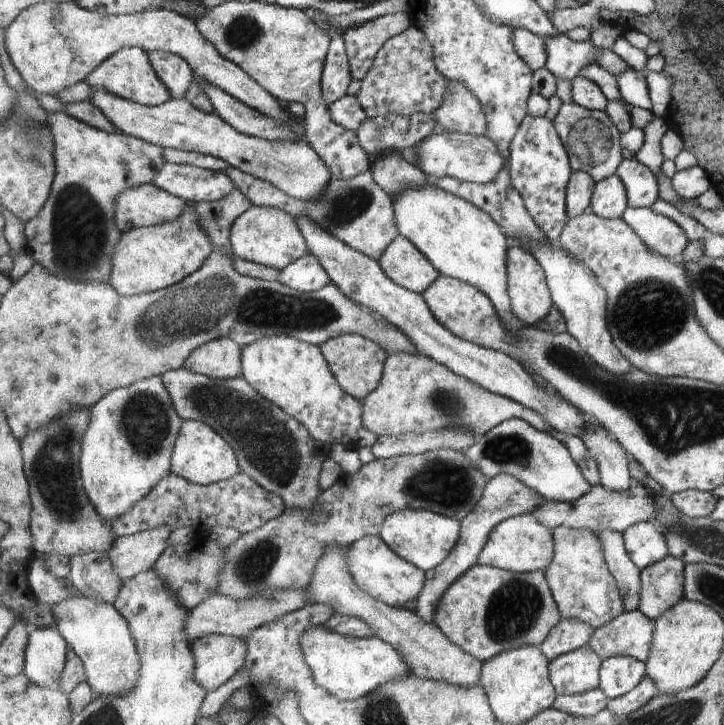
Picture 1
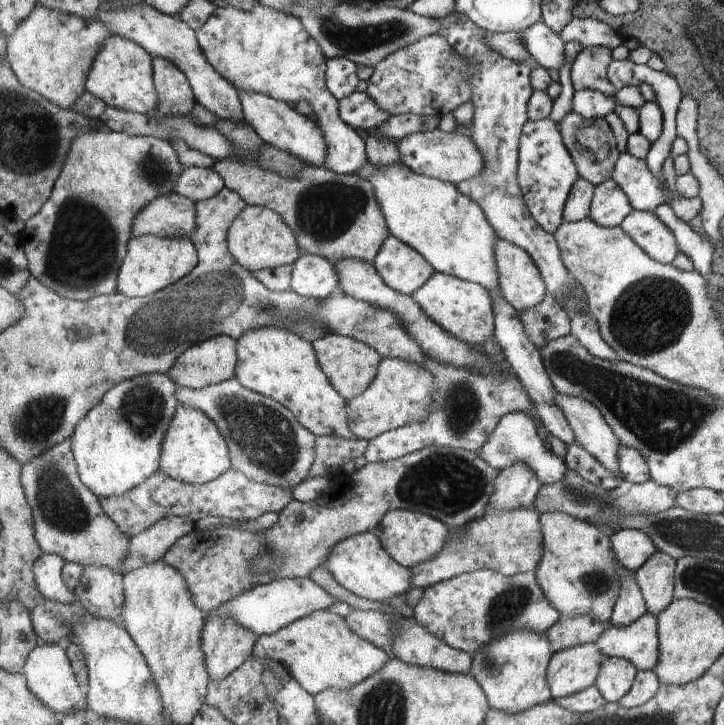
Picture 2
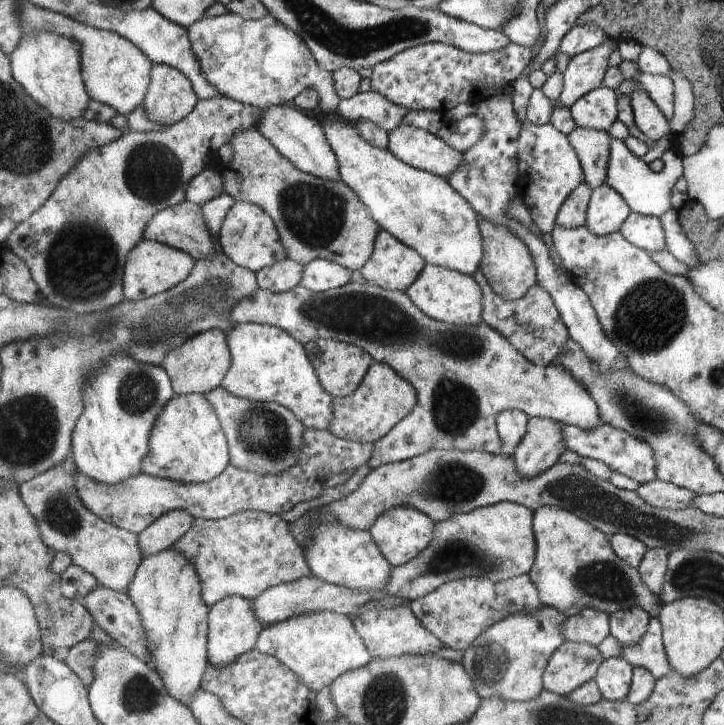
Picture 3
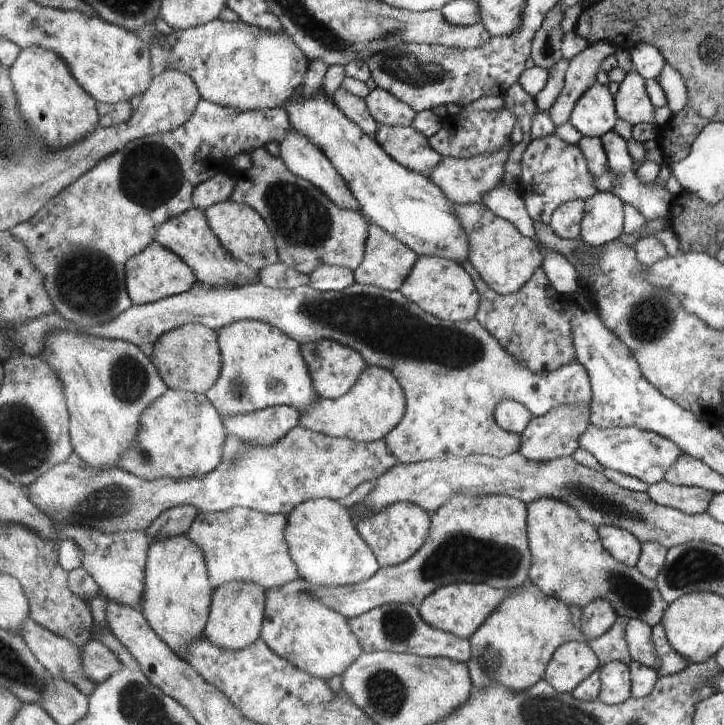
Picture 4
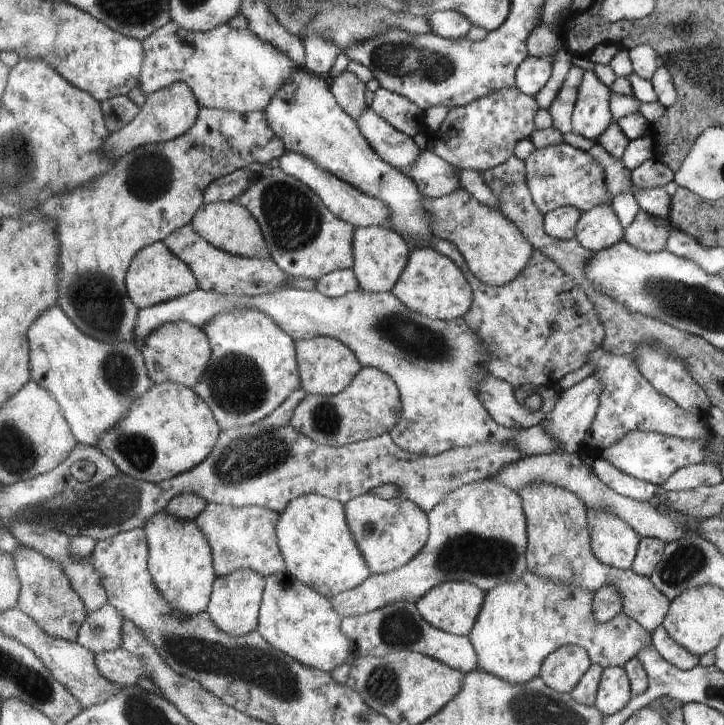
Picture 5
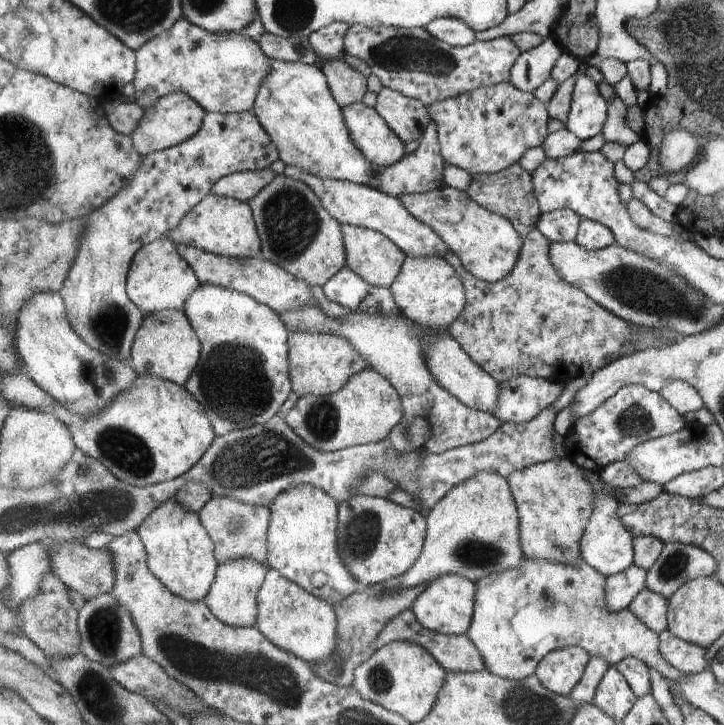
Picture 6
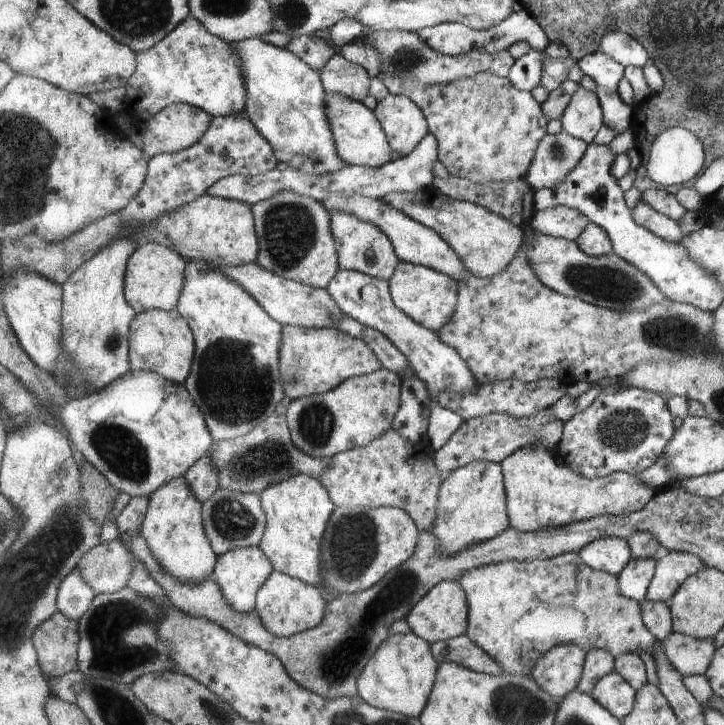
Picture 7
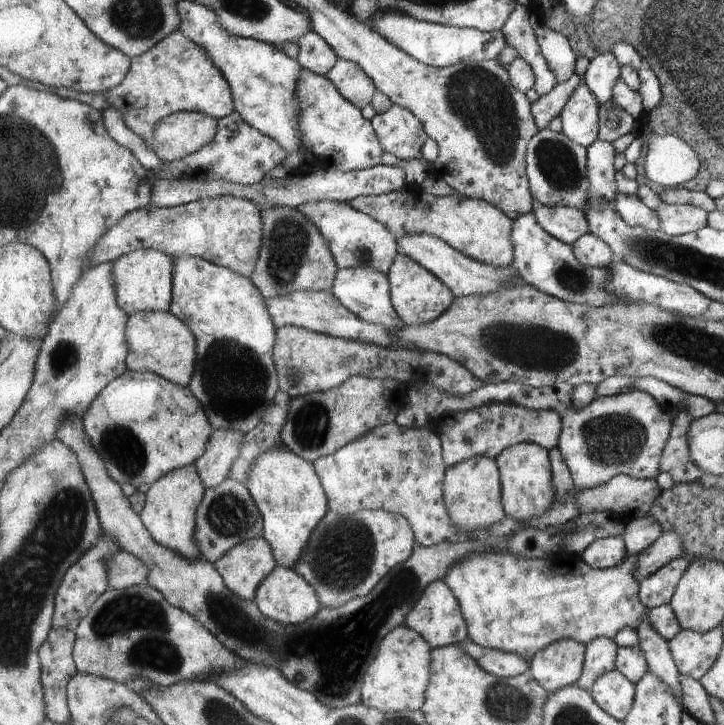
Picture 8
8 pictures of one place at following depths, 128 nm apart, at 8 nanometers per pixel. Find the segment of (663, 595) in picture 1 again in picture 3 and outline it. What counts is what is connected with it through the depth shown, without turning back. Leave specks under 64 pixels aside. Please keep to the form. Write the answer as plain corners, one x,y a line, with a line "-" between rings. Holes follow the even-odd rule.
660,548
646,549
640,564
636,566
640,578
645,586
658,598
660,602
661,583
664,581
664,572
668,568
667,552

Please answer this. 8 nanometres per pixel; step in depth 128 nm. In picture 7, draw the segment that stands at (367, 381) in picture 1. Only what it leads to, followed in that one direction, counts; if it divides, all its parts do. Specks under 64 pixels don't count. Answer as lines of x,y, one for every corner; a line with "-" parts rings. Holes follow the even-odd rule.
286,326
280,348
280,369
286,396
294,401
332,391
350,378
380,371
383,364
363,340
343,331

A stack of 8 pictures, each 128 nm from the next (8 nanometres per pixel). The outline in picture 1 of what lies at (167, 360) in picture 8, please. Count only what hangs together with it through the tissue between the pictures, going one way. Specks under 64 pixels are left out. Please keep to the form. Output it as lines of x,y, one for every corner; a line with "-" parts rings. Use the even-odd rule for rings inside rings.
229,337
212,340
194,350
184,367
212,379
241,377
242,346

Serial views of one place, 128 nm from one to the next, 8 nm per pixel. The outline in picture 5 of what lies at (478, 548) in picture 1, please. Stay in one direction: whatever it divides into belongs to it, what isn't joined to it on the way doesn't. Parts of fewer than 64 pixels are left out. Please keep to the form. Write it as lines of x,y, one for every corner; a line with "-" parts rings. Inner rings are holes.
590,375
580,383
566,389
555,408
548,414
541,424
558,442
558,448
565,453
579,453
584,445
584,438
591,428
600,407
600,396
604,389
604,382
597,375

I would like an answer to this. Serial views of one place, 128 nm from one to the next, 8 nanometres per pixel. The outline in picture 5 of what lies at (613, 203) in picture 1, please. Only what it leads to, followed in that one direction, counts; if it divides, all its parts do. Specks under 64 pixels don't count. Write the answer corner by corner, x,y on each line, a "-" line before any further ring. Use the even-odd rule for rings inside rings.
611,204
596,206
583,213
578,222
576,239
591,252
612,247
622,238
623,227

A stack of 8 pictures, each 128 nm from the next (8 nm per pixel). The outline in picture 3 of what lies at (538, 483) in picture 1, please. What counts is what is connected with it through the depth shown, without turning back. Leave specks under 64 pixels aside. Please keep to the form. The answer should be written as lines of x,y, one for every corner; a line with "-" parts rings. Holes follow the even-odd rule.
507,409
498,414
497,426
500,437
504,440
504,448
501,449
501,453
513,456
515,449
526,435
530,419
531,417
525,414
525,411
519,409

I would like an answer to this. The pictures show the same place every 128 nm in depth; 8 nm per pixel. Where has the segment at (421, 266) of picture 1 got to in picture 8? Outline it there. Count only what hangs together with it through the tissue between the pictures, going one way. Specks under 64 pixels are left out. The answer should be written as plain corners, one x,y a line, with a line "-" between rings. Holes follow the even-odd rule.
329,199
303,203
296,210
304,214
321,231
339,269
373,267
388,274
400,252
398,238
372,216
354,209
349,203

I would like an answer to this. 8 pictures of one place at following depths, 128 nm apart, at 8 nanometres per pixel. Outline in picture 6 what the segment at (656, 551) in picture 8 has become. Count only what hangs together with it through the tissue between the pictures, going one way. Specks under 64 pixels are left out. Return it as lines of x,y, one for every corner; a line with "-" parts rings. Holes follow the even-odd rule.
633,564
628,566
623,573
608,577
608,586
606,587
606,601
608,604
605,607
610,611
625,609
635,596
637,596
637,593
645,589
645,579
646,570

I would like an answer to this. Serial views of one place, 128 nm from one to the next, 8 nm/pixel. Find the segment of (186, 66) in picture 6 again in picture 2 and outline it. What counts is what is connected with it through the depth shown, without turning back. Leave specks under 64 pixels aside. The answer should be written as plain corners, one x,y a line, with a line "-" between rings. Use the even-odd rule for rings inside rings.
263,4
251,12
235,7
217,7
207,24
196,31
196,35
209,64
237,89
255,91
292,105
299,100
306,100
311,103
314,119
325,133
328,144
328,160
325,168
342,175
353,175
365,163
369,162
365,135
349,126
349,123
341,118
340,101
329,90
326,82
328,59
323,54
319,43
311,38
308,31
305,30
299,18
285,11
266,7

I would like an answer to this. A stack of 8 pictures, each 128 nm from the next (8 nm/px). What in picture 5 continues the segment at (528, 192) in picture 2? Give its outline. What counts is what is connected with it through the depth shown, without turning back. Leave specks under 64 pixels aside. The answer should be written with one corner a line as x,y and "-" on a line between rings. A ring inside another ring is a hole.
563,143
544,149
538,148
525,163
534,203
544,215
561,207
575,207
582,213
588,213
596,206
612,206
614,195
608,189
604,168
590,152

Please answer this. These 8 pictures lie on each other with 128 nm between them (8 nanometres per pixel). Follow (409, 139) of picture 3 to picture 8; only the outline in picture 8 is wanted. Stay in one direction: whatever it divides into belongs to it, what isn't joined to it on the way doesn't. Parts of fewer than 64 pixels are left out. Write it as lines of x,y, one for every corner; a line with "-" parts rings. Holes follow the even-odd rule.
301,69
296,99
300,103
300,141
317,158
340,171
373,168
383,160
381,146
373,123
325,75

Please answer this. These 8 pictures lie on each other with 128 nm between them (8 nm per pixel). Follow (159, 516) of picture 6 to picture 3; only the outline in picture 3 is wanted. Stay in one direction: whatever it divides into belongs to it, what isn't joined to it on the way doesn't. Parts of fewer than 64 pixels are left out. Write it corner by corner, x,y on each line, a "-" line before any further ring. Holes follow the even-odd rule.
170,548
144,557
127,594
140,612
148,641
152,648
156,670
163,676
168,691
184,705
200,690
204,672
208,668
208,632
210,606
205,602
202,584
196,566
181,552

